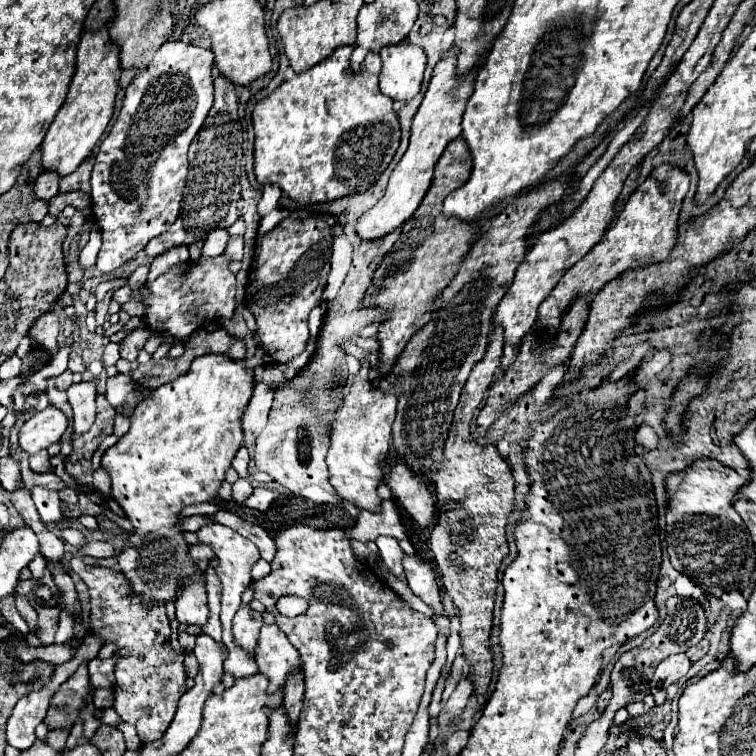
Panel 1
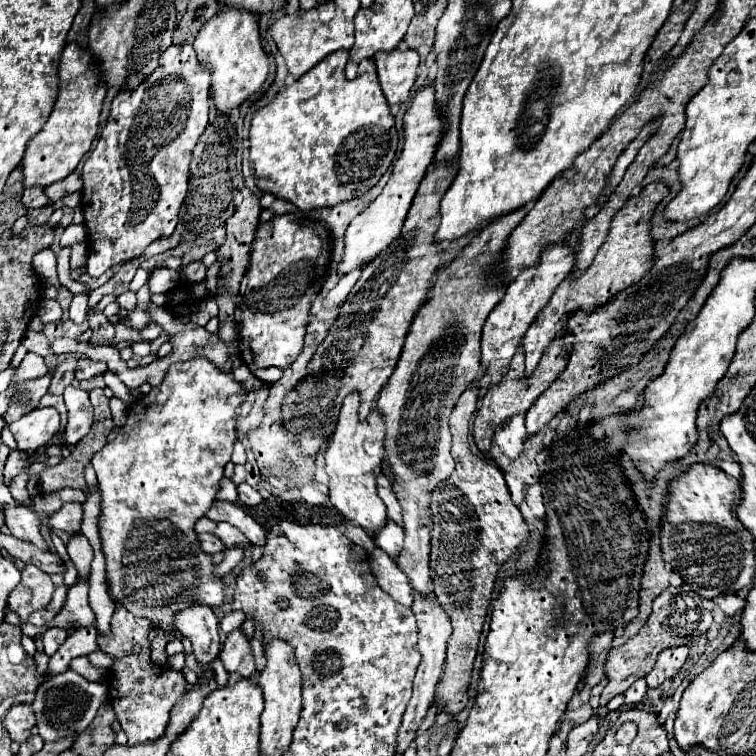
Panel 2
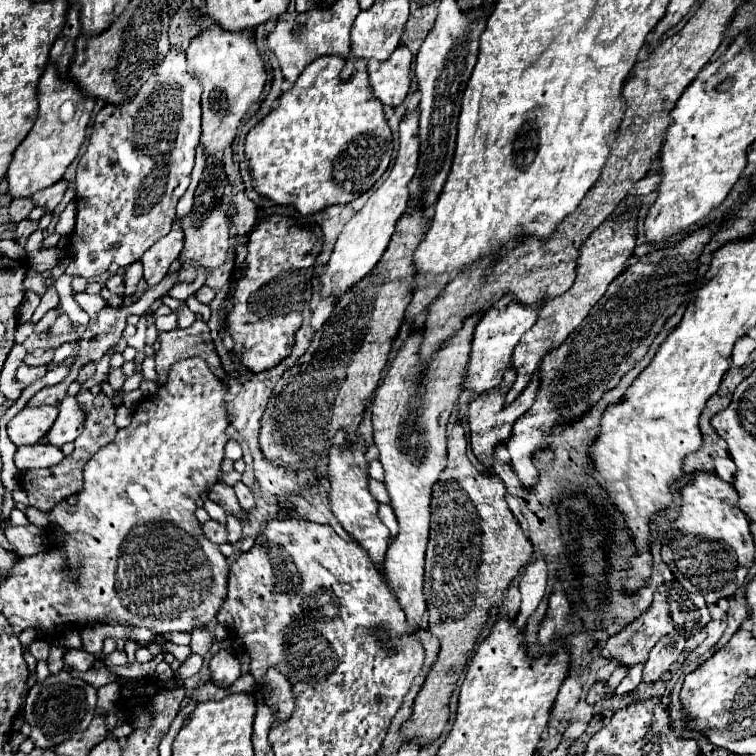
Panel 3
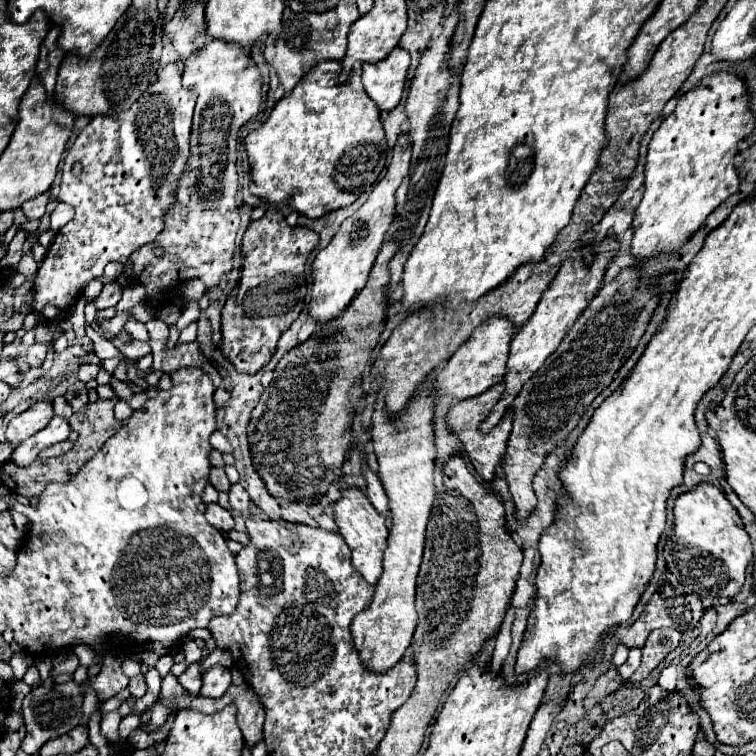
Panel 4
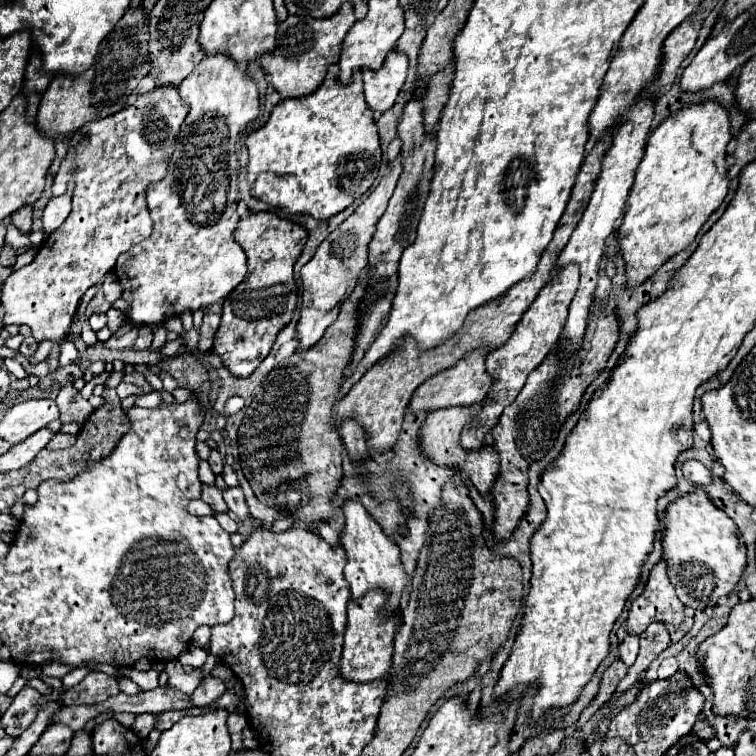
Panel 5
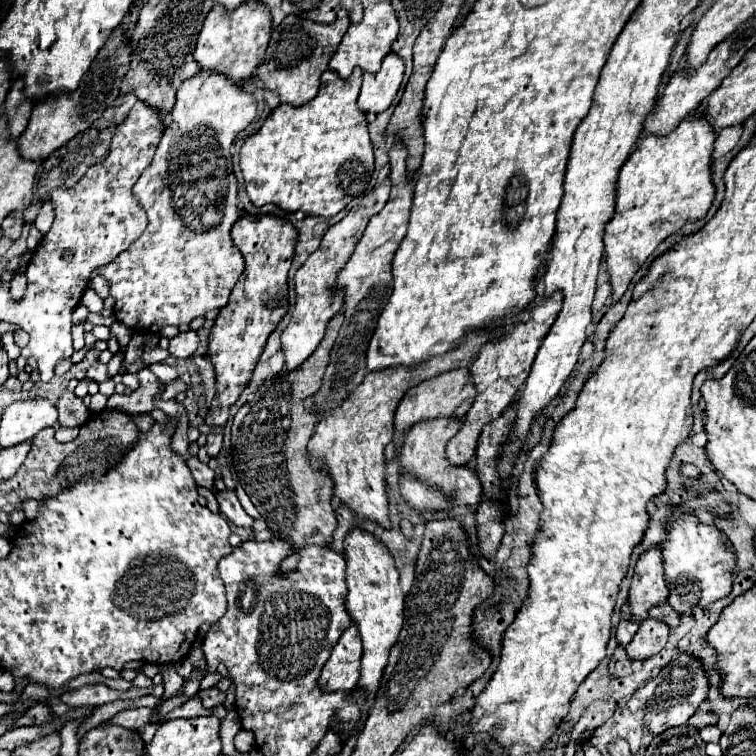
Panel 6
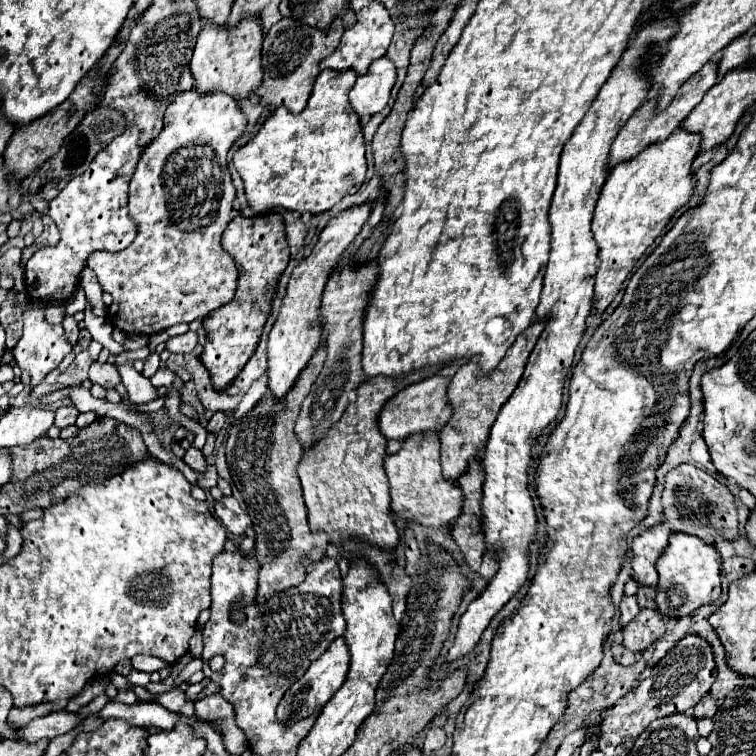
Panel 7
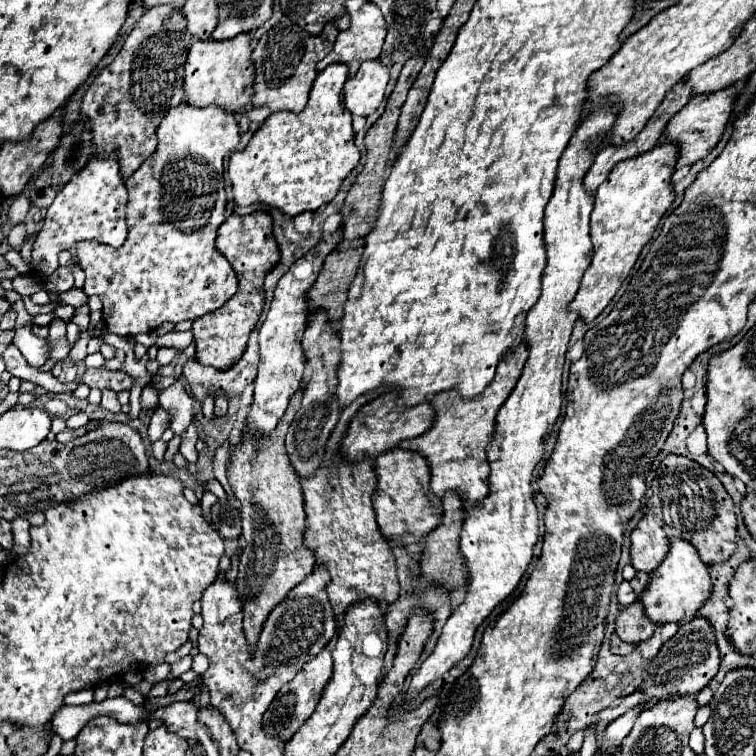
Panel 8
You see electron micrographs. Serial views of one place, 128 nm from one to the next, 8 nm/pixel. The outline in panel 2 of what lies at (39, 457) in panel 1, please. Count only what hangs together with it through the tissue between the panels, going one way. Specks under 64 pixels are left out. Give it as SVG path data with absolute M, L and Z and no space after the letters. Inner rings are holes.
M94 388L94 390L90 392L90 402L92 402L94 412L96 412L94 418L100 418L100 420L94 422L90 434L86 434L86 438L82 438L82 440L76 444L76 448L70 452L68 458L64 458L64 460L62 460L60 464L56 464L56 466L44 466L44 470L40 472L40 490L42 490L42 496L54 494L54 492L58 492L58 490L62 490L62 488L78 488L78 490L84 490L84 488L86 488L84 474L82 474L82 472L84 472L84 466L86 466L86 464L92 460L92 456L108 442L108 434L110 434L110 430L112 430L112 426L114 426L112 414L110 414L110 406L108 406L108 398L104 396L102 388Z

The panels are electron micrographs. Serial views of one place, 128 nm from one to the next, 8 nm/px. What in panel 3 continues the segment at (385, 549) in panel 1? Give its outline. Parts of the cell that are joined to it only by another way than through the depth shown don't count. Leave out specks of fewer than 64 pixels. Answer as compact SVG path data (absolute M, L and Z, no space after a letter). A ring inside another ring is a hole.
M380 504L378 514L380 514L380 520L382 520L382 522L388 526L390 536L396 536L396 534L398 534L398 522L396 522L396 516L394 516L392 508L390 508L388 504Z

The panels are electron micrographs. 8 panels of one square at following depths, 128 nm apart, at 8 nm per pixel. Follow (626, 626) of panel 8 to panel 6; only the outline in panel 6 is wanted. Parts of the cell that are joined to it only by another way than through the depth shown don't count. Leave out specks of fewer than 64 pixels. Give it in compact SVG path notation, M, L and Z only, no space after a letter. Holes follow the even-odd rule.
M646 618L640 628L638 634L634 634L634 642L630 642L630 646L626 646L626 652L632 660L646 660L654 654L658 654L668 640L670 634L670 626L658 618Z

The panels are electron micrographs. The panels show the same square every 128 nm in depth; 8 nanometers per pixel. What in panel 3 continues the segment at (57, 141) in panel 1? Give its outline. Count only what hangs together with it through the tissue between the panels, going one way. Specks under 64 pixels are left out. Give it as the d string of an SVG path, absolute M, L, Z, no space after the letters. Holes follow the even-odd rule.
M48 66L38 82L38 118L12 154L12 162L6 172L6 182L12 198L30 198L42 188L56 184L68 164L76 158L90 122L94 100L84 96L74 82L56 76L56 66Z

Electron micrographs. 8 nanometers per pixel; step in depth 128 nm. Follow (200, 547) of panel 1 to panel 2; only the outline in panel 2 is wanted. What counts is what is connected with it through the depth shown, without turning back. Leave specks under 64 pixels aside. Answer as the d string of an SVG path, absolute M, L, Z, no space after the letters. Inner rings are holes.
M198 534L198 540L200 540L204 552L208 552L208 554L222 552L222 542L218 542L218 538L214 538L214 534Z

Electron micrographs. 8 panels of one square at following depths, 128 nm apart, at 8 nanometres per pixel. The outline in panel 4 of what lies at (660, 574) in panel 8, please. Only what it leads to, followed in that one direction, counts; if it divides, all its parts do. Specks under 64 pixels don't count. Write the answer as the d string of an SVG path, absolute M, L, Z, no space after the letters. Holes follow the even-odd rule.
M702 482L680 494L674 502L672 536L666 542L666 566L688 594L696 594L710 606L716 598L734 598L740 592L746 566L752 560L752 542L736 508L726 500L722 490Z

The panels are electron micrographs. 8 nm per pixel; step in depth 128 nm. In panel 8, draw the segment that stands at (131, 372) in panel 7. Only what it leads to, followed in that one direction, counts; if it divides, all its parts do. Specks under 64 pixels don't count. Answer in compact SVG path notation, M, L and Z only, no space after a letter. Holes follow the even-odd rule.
M152 388L142 390L142 410L154 410L158 408L158 394L154 394Z

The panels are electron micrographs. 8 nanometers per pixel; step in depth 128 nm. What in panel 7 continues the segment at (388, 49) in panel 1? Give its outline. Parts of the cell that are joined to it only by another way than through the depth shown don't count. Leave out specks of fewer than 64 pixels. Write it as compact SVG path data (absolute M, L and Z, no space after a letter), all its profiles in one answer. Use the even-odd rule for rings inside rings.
M378 58L368 66L368 72L358 76L350 88L350 106L358 116L372 116L380 112L390 98L390 90L396 82L396 68L388 58Z

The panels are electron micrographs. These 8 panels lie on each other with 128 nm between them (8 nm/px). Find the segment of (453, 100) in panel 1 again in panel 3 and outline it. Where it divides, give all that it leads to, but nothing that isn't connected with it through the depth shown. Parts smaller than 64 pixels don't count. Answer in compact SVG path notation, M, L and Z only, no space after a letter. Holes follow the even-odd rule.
M412 112L408 118L400 122L400 148L398 156L394 160L394 166L388 174L388 178L382 182L382 186L368 198L364 208L350 218L350 222L342 228L334 250L330 254L330 260L320 276L322 284L322 298L336 296L340 298L348 290L352 290L370 270L376 266L380 256L384 254L390 236L394 234L394 226L400 218L400 214L406 210L408 202L408 180L416 172L416 160L418 160L418 112Z

